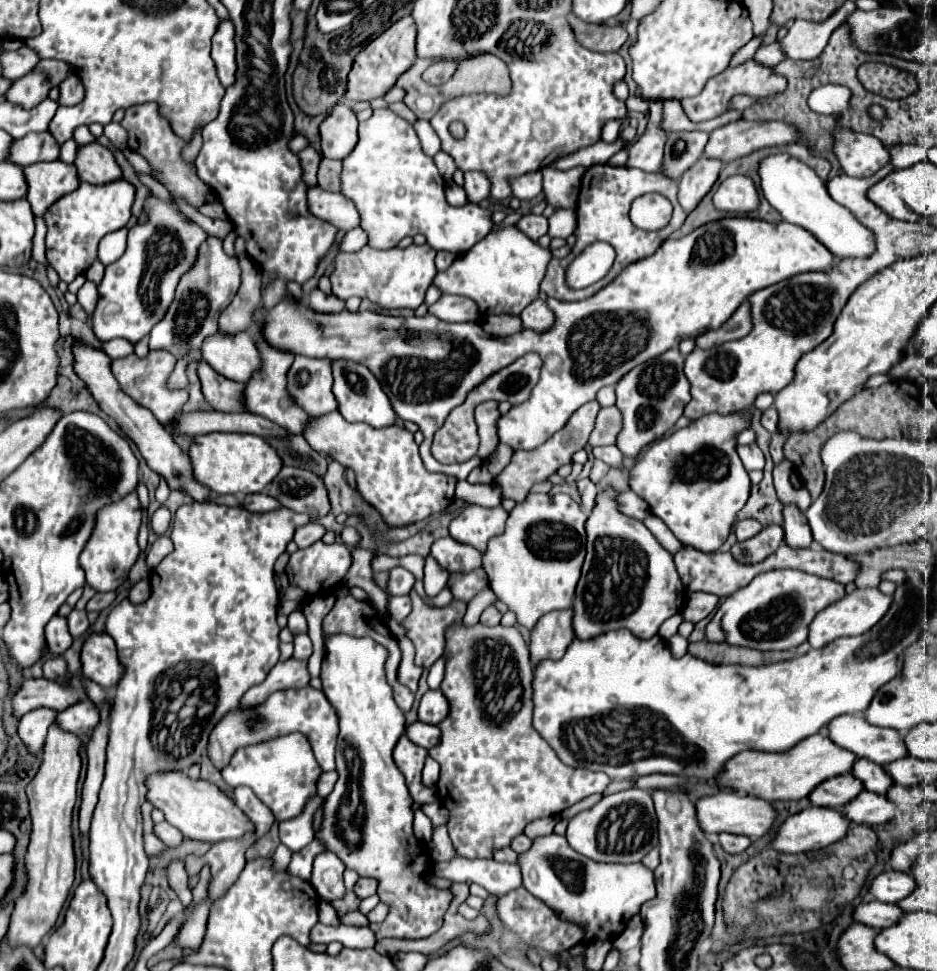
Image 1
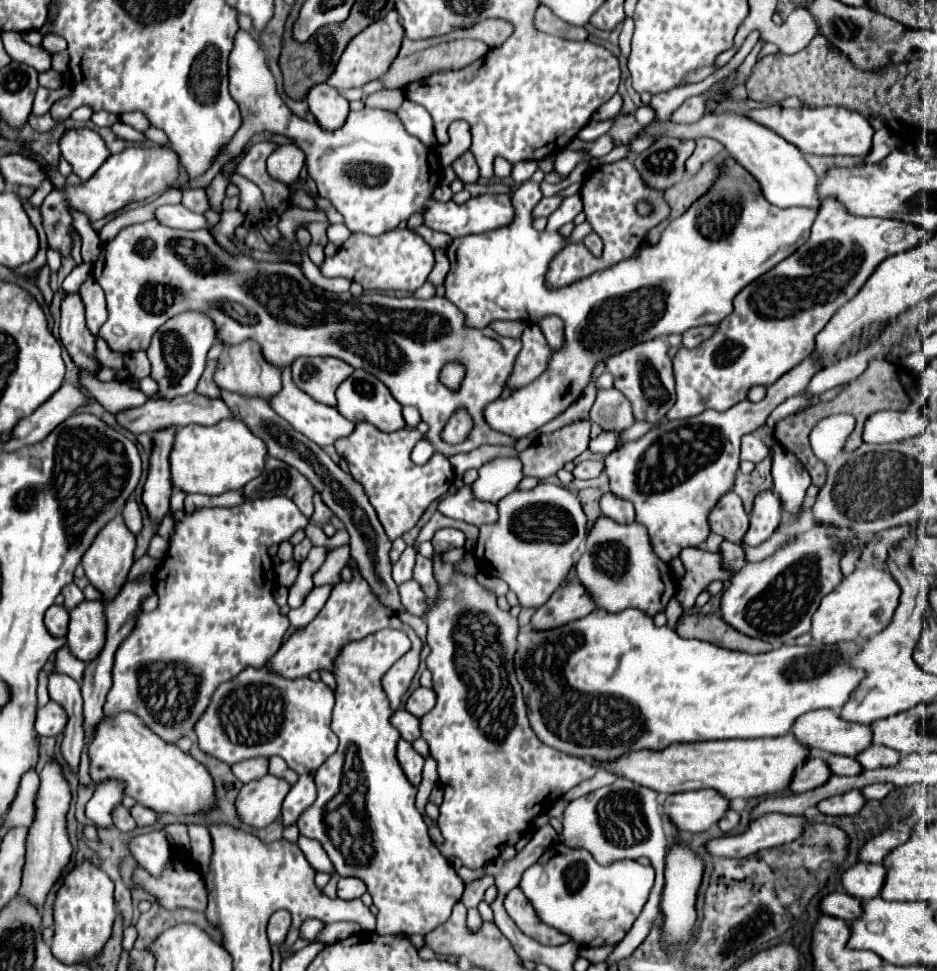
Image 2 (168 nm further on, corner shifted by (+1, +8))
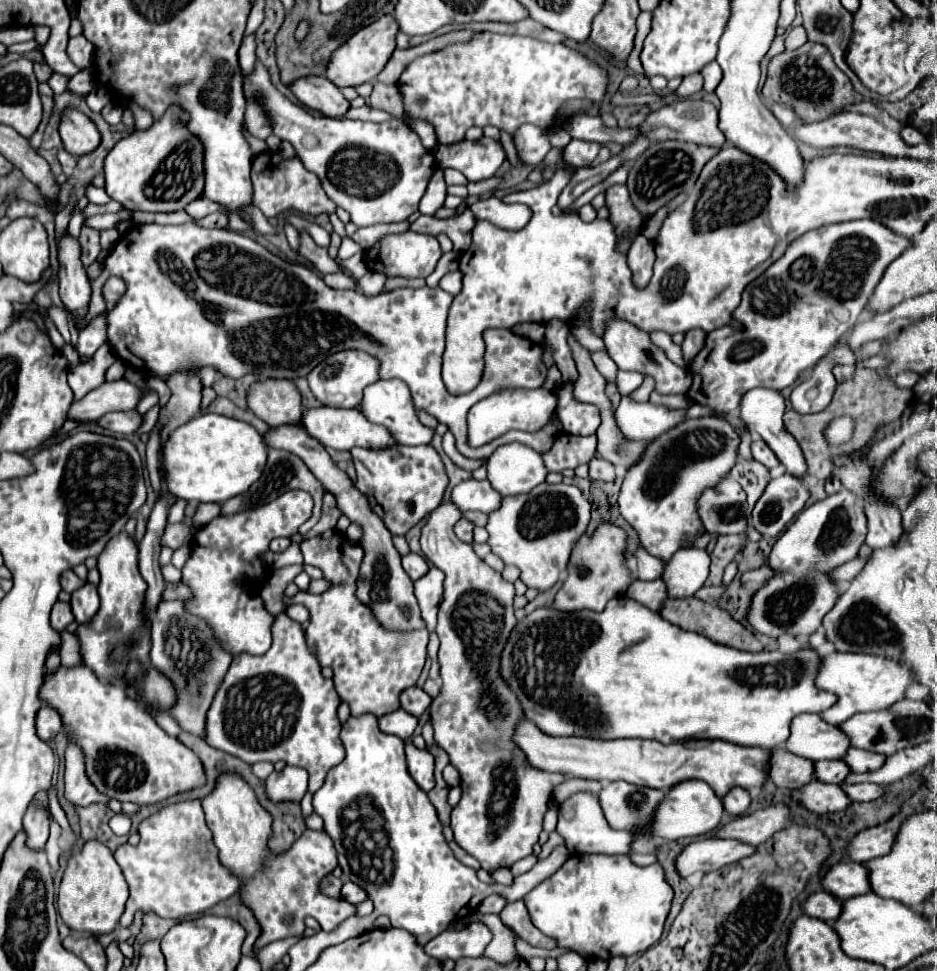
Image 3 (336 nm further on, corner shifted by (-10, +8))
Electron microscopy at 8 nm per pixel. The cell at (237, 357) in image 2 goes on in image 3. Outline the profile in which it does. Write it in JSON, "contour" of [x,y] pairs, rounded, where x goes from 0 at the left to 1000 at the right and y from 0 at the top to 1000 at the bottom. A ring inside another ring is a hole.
{"contour":[[[281,389],[264,400],[266,422],[289,439],[321,435],[321,406],[311,391]]]}

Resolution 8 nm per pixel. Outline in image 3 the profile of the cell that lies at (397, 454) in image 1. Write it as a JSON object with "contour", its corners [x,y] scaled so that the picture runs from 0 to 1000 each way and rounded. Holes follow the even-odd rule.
{"contour":[[[460,457],[377,461],[375,470],[381,480],[381,503],[404,519],[398,521],[398,525],[409,533],[419,552],[432,552],[443,540],[447,540],[471,519],[475,503],[479,498],[479,490],[471,468]]]}

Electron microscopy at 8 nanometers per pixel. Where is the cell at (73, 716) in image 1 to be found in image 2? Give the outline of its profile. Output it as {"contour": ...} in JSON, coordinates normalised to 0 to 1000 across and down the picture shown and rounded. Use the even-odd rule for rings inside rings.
{"contour":[[[51,723],[38,733],[38,746],[36,752],[41,758],[62,758],[70,748],[70,735],[68,729],[60,723]]]}

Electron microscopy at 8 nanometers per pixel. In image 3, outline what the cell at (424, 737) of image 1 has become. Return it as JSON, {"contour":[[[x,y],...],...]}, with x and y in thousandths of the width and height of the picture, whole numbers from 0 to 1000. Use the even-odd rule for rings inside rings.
{"contour":[[[422,731],[422,735],[411,735],[404,739],[404,750],[413,756],[422,756],[430,762],[439,760],[445,750],[445,739],[432,731]]]}

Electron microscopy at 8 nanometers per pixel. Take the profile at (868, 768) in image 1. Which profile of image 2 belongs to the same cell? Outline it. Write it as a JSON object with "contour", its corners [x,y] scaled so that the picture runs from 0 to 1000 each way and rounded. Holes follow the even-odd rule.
{"contour":[[[884,779],[882,785],[884,785],[884,791],[888,793],[888,797],[892,797],[892,799],[911,799],[911,797],[920,795],[918,787],[905,779]]]}

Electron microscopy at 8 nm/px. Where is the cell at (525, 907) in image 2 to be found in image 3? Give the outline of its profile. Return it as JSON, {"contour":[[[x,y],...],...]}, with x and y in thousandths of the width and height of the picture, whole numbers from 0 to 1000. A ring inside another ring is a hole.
{"contour":[[[552,927],[552,929],[545,929],[537,935],[537,939],[533,941],[537,952],[545,954],[558,968],[562,968],[567,974],[575,974],[575,976],[592,976],[594,970],[586,964],[582,964],[577,958],[573,958],[567,950],[567,943],[562,939],[562,933],[558,927]]]}

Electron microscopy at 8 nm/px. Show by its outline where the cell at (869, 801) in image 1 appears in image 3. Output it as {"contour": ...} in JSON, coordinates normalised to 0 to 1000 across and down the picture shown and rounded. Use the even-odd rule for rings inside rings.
{"contour":[[[866,805],[855,816],[844,818],[851,826],[855,826],[859,832],[872,836],[872,838],[885,838],[885,836],[898,836],[908,828],[908,822],[900,816],[893,807],[880,807],[880,805]]]}

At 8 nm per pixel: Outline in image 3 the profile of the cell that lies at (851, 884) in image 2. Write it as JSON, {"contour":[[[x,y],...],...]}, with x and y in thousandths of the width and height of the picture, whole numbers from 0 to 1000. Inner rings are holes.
{"contour":[[[908,886],[891,890],[880,900],[878,915],[883,919],[889,919],[889,923],[893,923],[895,927],[906,927],[910,923],[932,919],[925,892],[921,892],[917,888],[908,888]]]}

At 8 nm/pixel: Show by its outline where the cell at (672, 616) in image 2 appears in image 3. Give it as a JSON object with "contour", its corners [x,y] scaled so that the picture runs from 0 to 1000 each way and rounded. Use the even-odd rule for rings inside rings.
{"contour":[[[746,564],[725,566],[710,581],[708,597],[712,601],[712,612],[716,616],[735,616],[750,606],[757,593],[757,571]]]}

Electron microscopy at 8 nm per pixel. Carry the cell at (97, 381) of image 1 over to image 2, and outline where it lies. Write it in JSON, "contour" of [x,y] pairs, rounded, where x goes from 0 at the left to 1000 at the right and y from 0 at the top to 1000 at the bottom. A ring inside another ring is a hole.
{"contour":[[[68,303],[64,313],[64,352],[77,367],[83,379],[105,383],[105,373],[100,369],[102,348],[92,338],[90,313],[85,303]]]}

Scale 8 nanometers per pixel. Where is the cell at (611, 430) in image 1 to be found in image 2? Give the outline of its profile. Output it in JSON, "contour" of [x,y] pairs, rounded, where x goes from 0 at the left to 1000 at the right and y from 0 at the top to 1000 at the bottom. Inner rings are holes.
{"contour":[[[657,400],[638,402],[636,414],[630,422],[630,433],[645,443],[668,443],[677,437],[674,418]]]}

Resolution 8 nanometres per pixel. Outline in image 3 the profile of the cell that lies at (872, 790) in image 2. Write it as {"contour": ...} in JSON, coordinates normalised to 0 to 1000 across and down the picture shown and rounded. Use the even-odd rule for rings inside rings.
{"contour":[[[908,807],[908,809],[898,809],[904,820],[910,826],[925,826],[925,824],[936,824],[942,820],[942,812],[936,807]]]}

